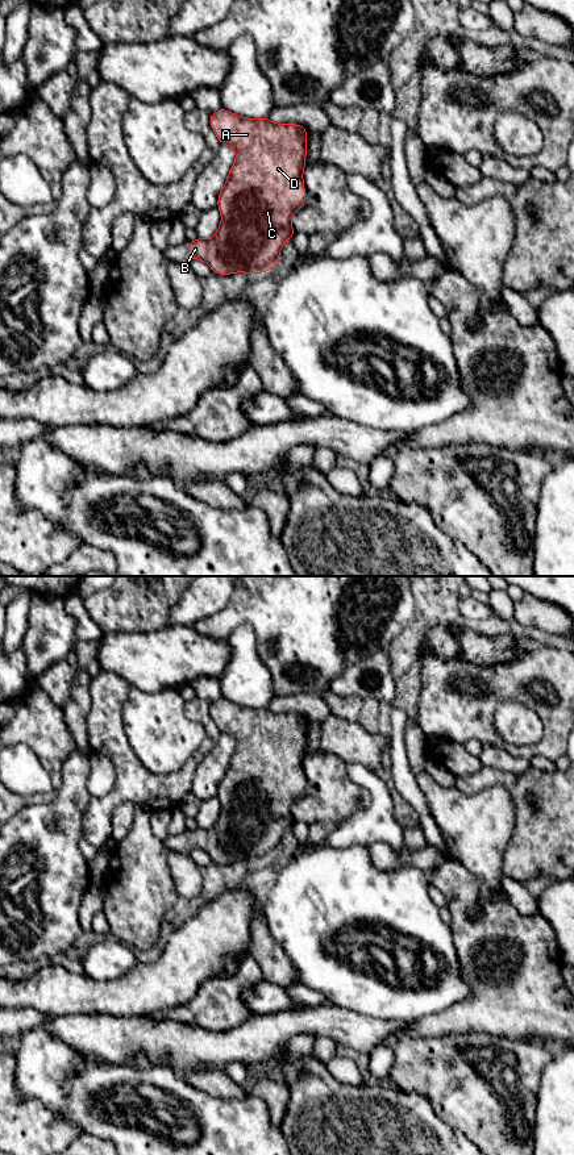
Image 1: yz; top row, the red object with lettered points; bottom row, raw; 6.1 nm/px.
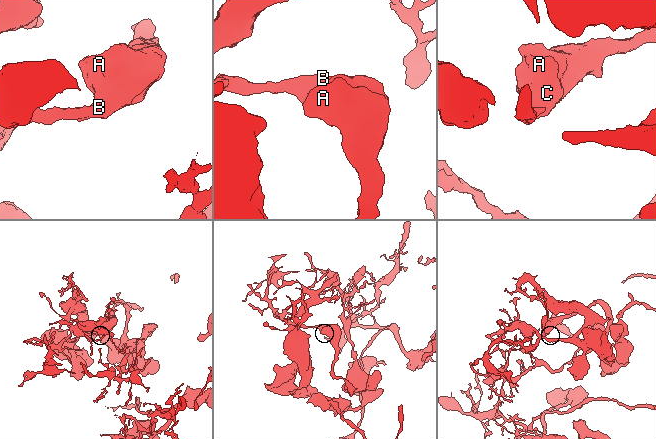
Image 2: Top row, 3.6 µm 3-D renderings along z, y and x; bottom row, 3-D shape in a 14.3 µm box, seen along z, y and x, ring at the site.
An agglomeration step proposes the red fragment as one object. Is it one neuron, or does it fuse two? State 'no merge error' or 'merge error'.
no merge error

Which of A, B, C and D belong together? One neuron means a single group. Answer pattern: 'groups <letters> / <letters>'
groups A B C D

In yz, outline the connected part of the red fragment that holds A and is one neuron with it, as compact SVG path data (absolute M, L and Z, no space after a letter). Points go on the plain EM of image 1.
M224 697L209 704L209 712L220 733L234 737L236 751L219 783L221 813L213 827L188 831L188 848L201 848L220 864L270 860L283 833L295 823L292 804L305 793L303 759L308 721L298 713L274 713L269 706L251 709Z

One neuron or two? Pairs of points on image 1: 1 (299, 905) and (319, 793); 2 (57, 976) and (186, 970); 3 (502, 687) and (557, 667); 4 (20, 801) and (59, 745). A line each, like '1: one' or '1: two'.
1: two
2: one
3: one
4: one

